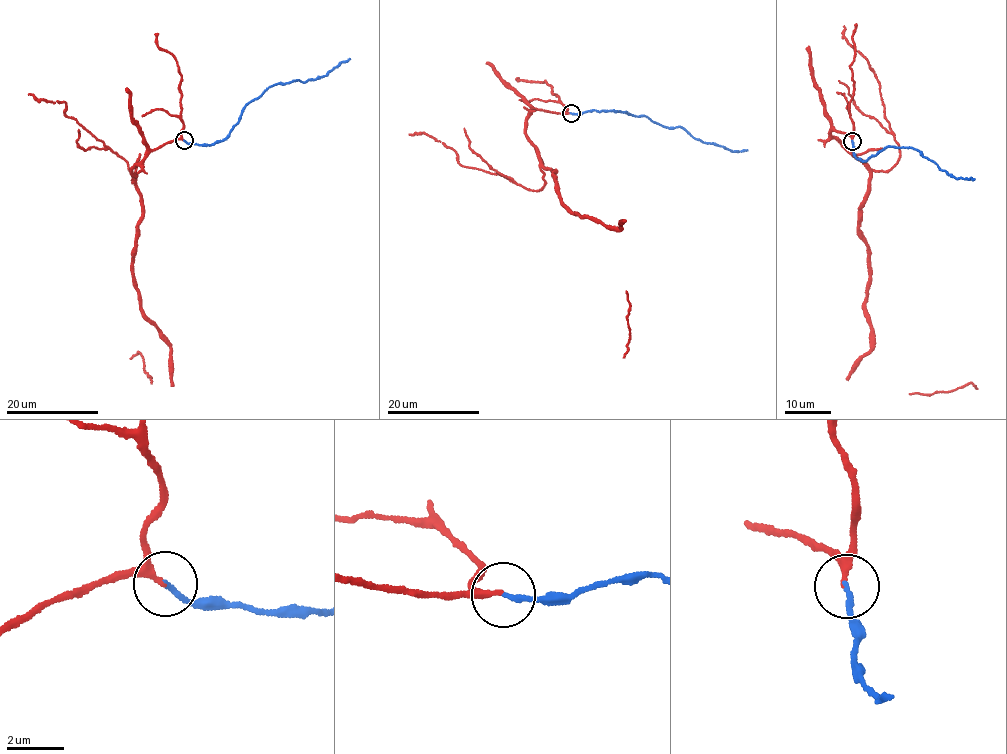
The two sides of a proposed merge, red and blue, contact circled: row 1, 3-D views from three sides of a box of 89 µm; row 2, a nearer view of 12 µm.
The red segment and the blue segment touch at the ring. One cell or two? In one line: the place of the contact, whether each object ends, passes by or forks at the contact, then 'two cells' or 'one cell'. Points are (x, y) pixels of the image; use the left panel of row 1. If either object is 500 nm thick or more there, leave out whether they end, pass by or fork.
(184, 140) | red passes by | blue ends | one cell

